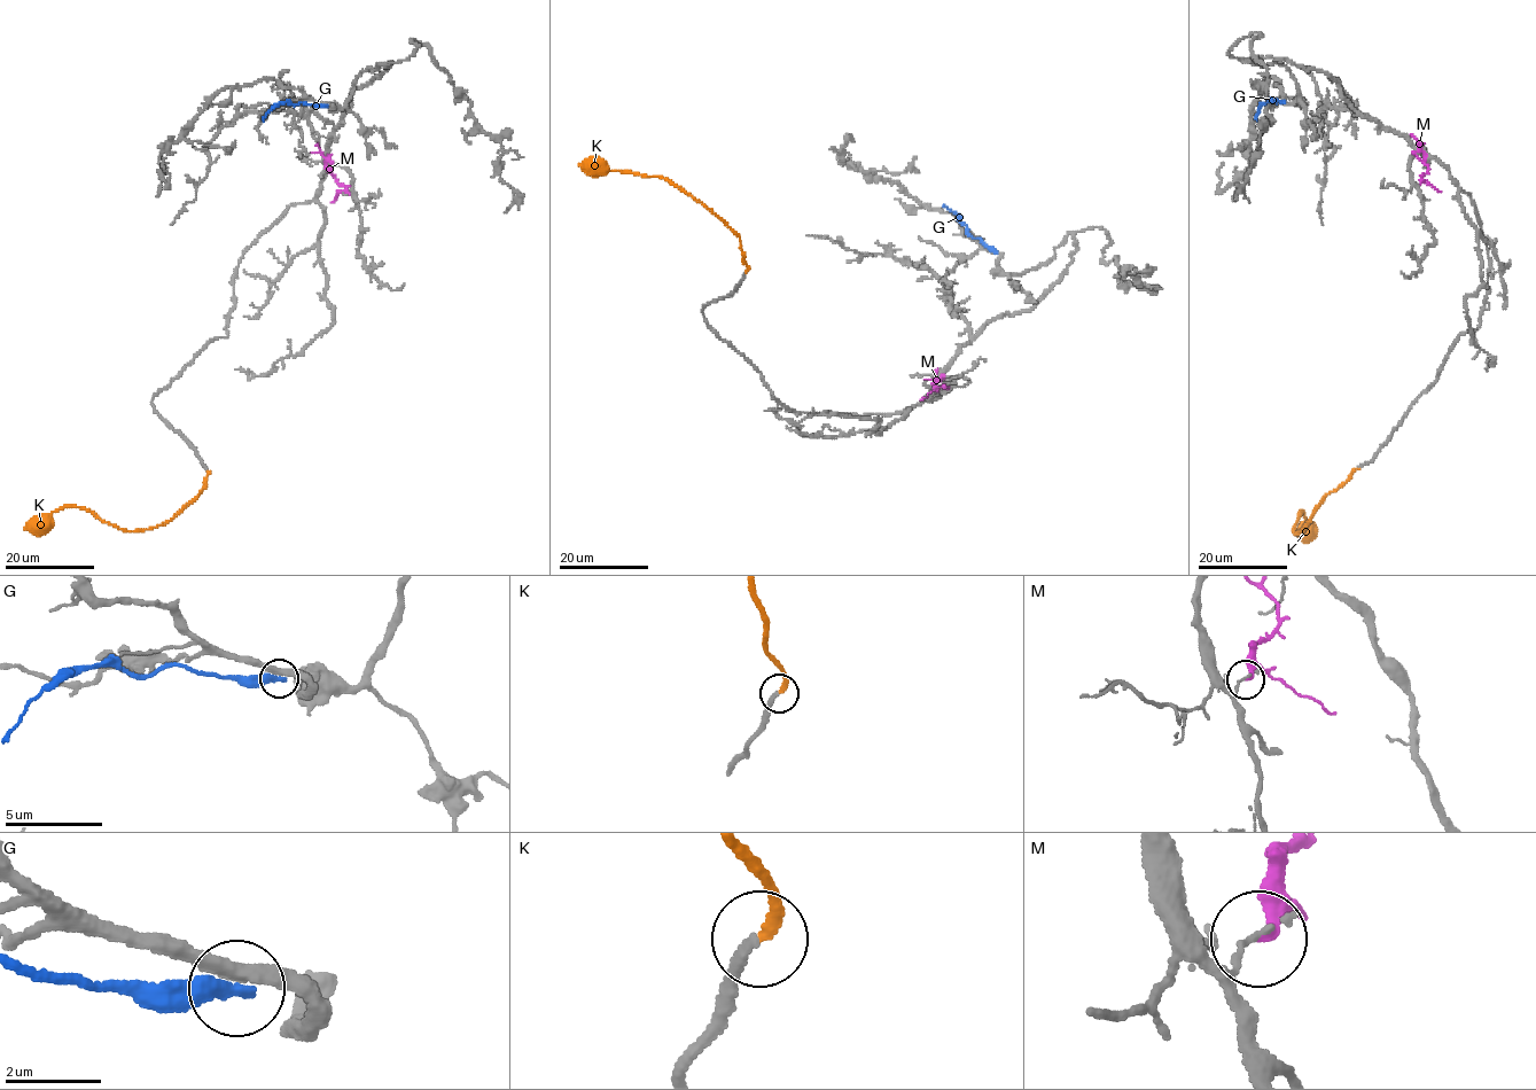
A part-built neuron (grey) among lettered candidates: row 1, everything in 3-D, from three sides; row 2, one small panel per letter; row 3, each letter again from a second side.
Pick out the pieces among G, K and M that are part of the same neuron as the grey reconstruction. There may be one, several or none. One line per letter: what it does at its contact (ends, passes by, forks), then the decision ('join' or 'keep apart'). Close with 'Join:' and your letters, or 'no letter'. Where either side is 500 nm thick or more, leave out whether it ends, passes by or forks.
G: it ends | keep apart
K: it ends | join
M: it ends | keep apart
Join: K

